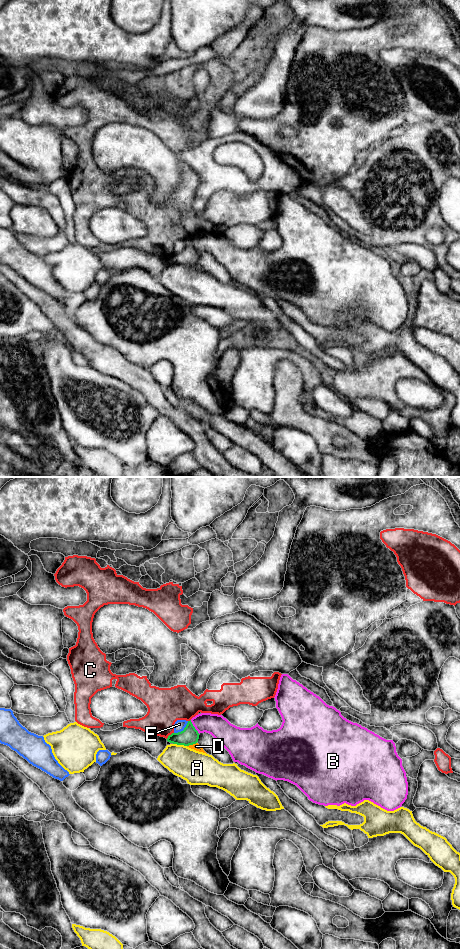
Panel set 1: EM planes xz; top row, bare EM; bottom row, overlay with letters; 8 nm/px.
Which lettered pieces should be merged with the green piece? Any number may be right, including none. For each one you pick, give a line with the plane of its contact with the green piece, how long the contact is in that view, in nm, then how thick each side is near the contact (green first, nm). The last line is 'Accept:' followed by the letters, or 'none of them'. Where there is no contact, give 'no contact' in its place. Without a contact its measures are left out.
Accept: none of them

